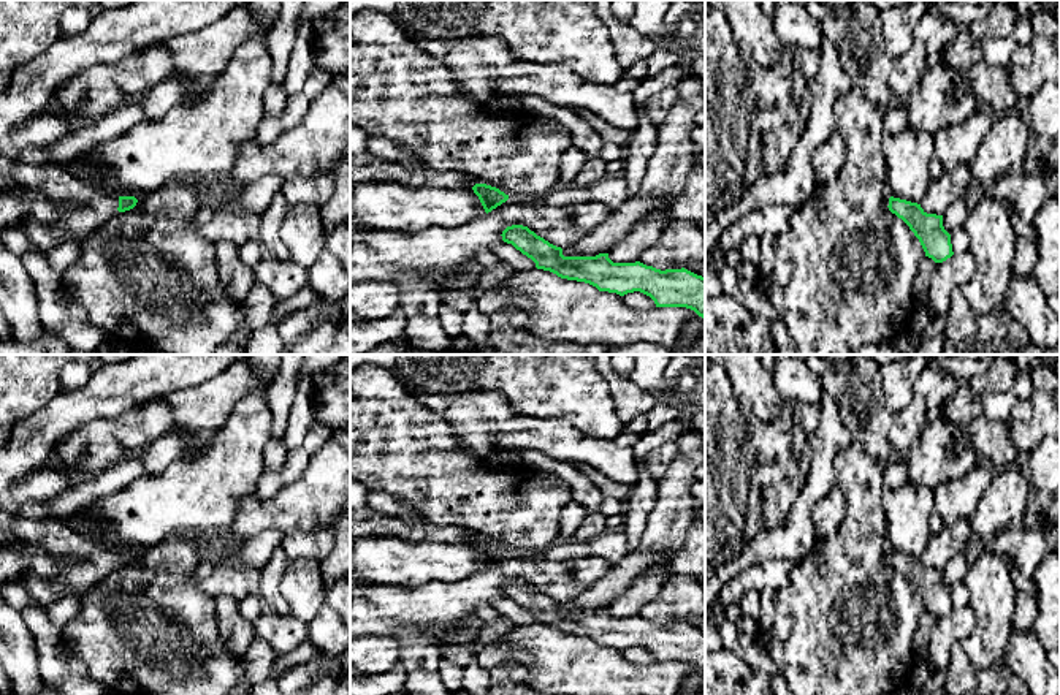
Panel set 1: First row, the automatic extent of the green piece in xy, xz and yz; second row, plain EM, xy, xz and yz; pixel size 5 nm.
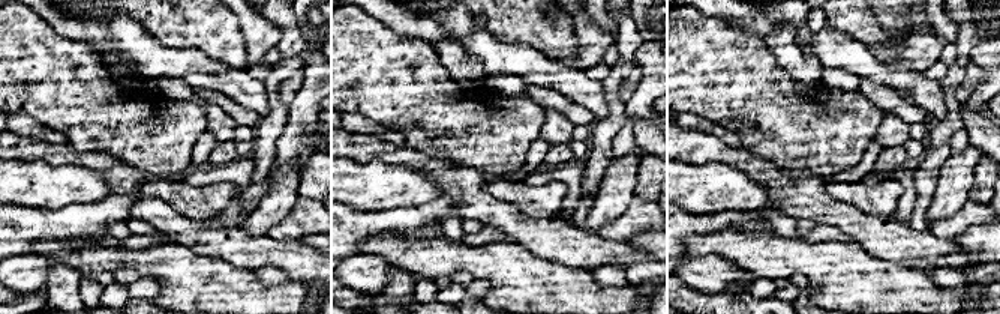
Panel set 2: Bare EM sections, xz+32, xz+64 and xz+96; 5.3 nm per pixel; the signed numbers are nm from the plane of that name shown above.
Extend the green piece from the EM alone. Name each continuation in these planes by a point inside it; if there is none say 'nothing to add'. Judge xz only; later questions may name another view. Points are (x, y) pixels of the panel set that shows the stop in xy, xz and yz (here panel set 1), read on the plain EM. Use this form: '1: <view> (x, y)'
1: xz (365, 521)

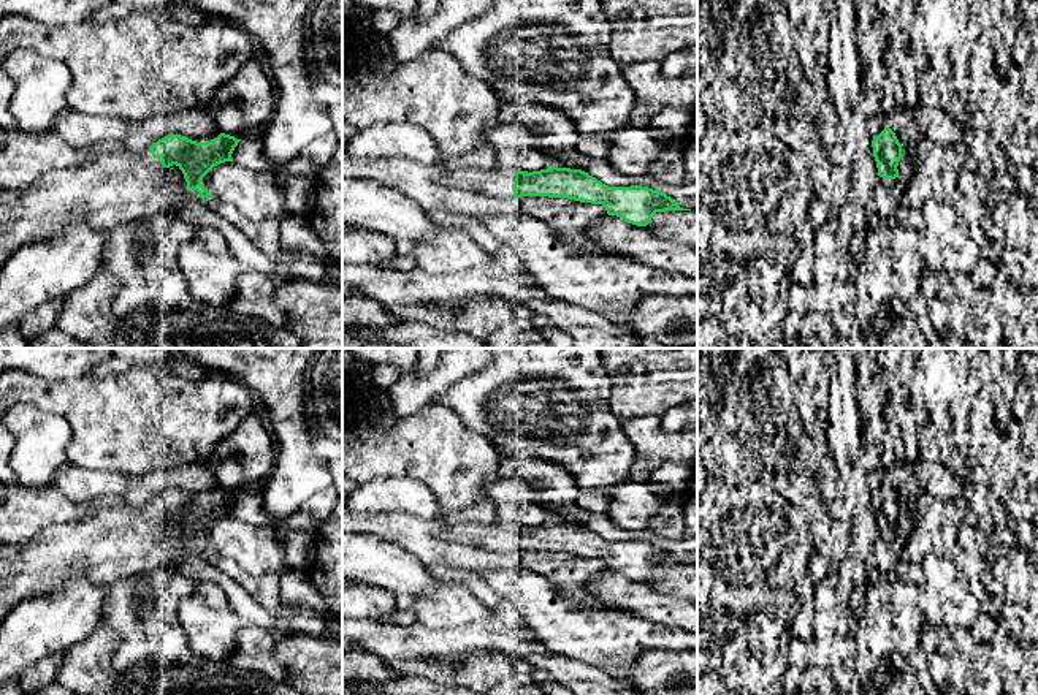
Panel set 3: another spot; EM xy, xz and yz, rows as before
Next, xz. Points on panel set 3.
1: xz (496, 537)

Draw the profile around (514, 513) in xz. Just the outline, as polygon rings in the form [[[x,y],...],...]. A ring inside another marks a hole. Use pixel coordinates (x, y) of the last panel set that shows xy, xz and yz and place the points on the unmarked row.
[[[507,502],[498,507],[496,522],[509,526],[540,526],[551,521],[550,513],[539,503]]]

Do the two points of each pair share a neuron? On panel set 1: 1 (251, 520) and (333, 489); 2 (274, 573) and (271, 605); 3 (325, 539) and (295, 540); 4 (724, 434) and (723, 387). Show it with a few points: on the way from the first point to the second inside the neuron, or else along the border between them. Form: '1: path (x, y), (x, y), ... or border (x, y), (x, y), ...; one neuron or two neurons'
1: path (271, 513), (284, 513), (312, 501); one neuron
2: path (271, 581), (271, 597); one neuron
3: path (317, 540), (303, 540); one neuron
4: path (723, 423), (723, 398); one neuron

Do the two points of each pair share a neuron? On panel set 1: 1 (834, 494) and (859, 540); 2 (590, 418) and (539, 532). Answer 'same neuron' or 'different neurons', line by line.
1: different neurons
2: different neurons

